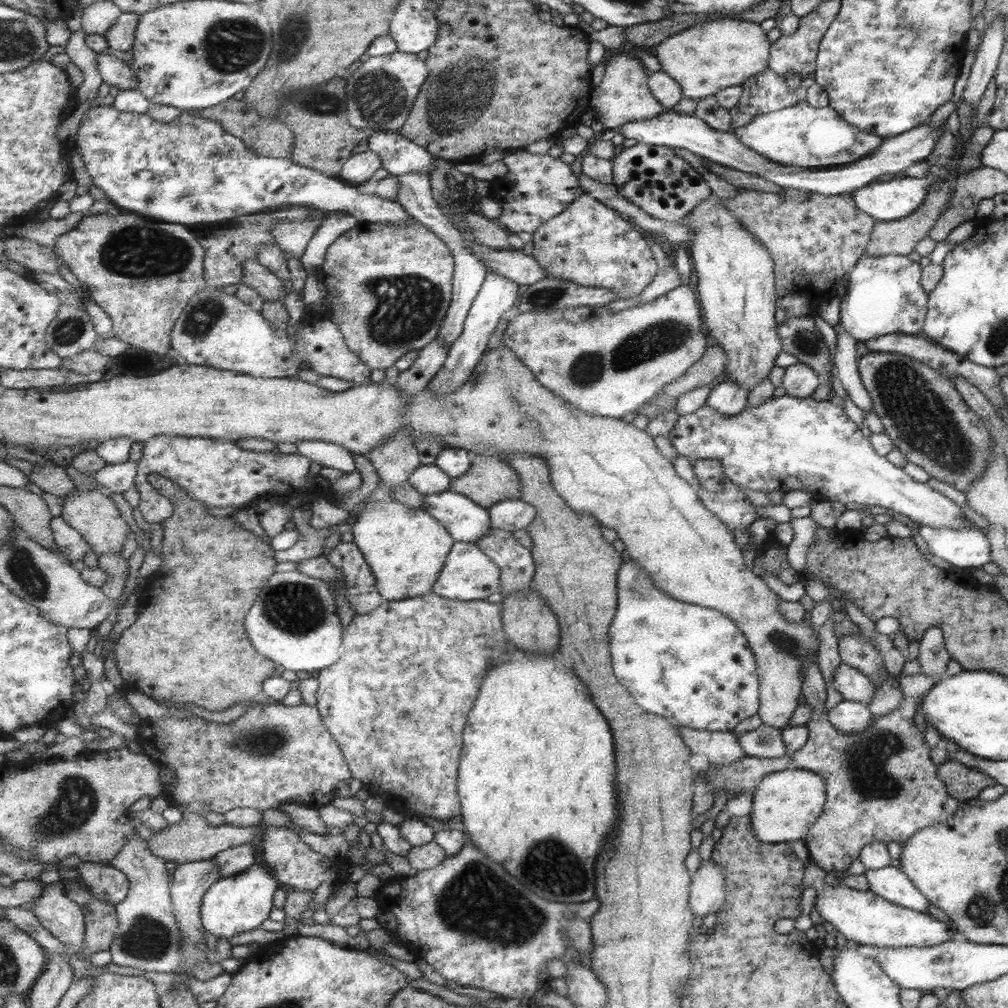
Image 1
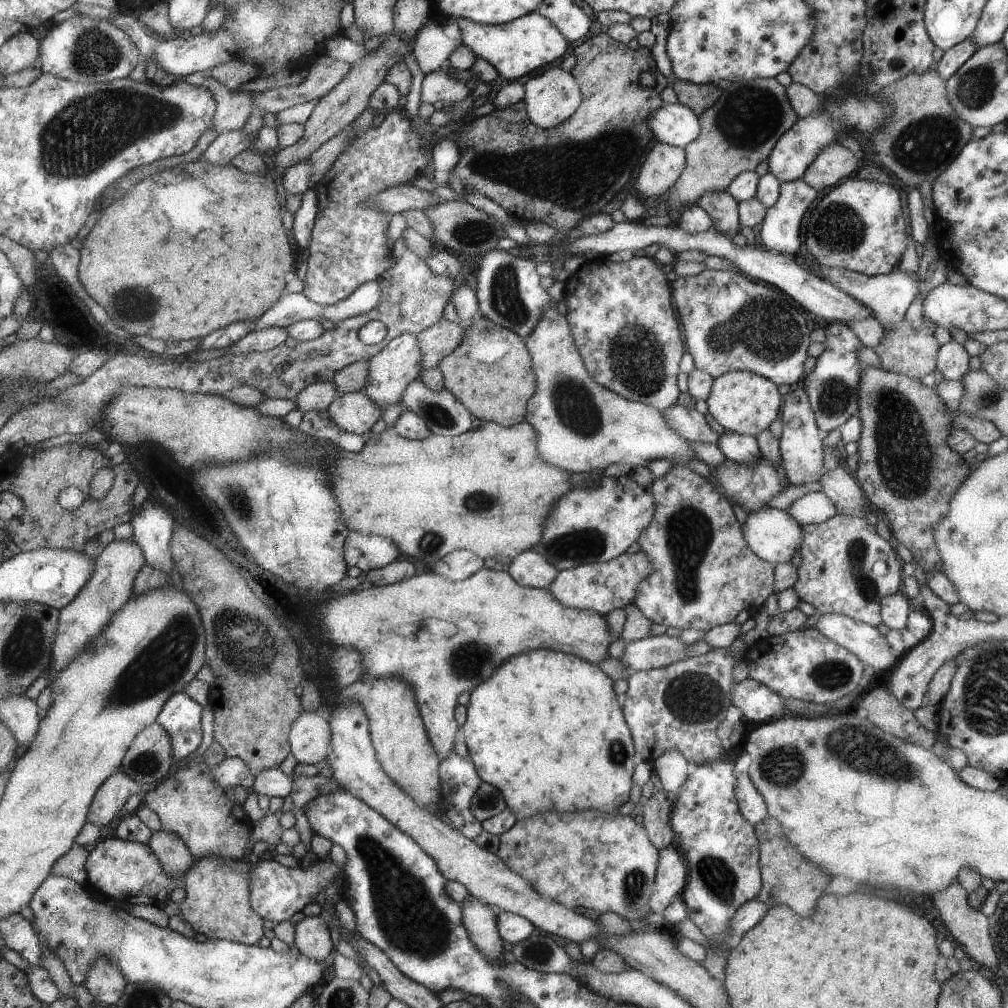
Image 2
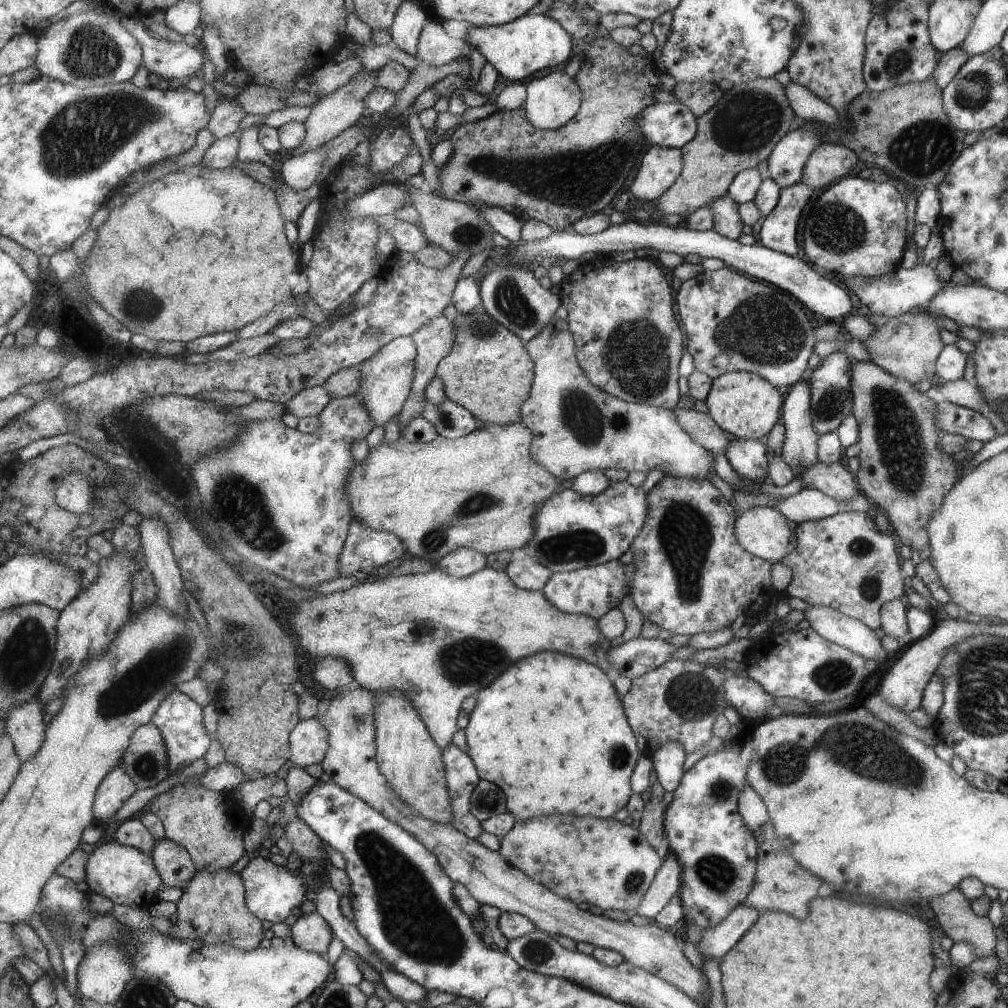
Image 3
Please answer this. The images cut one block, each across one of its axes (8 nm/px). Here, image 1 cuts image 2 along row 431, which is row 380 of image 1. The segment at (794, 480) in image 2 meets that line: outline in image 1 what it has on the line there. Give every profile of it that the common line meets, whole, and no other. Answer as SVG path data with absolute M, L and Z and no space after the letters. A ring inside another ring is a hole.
M793 364L789 368L785 368L785 376L783 376L783 390L785 396L793 396L793 398L811 398L811 394L821 386L821 378L805 364Z

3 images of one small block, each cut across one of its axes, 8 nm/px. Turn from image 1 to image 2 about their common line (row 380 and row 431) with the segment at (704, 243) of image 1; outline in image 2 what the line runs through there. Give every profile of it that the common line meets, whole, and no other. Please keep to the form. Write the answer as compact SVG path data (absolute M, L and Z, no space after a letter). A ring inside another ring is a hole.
M735 370L721 374L719 378L713 380L709 398L705 402L709 414L717 420L717 424L721 424L721 428L725 428L725 432L735 432L741 436L757 436L777 420L781 396L777 392L775 382L753 372Z

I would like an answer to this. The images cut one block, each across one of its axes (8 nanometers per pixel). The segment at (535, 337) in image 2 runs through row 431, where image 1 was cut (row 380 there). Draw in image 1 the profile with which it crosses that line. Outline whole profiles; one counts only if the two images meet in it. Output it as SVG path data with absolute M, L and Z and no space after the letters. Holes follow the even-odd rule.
M677 286L671 292L655 298L651 304L639 304L617 314L609 314L605 308L575 308L555 314L527 312L519 314L503 334L503 346L511 348L533 370L537 380L553 390L559 398L565 398L577 410L587 416L621 420L629 412L637 412L649 402L663 386L679 380L695 362L703 358L705 336L701 334L699 306L689 286Z

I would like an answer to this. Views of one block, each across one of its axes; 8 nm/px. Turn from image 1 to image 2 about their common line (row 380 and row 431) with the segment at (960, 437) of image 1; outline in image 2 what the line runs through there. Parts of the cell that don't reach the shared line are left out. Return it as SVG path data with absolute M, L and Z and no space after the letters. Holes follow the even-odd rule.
M867 366L865 370L857 394L861 394L859 418L863 428L861 438L857 440L859 468L853 472L853 478L859 482L871 508L887 522L893 538L911 552L913 562L919 564L925 574L941 572L943 566L933 532L935 526L949 514L951 498L957 494L969 474L959 452L955 452L947 444L947 438L953 432L949 406L939 398L935 386L927 388L919 380L911 380L909 376L877 370L871 366Z

